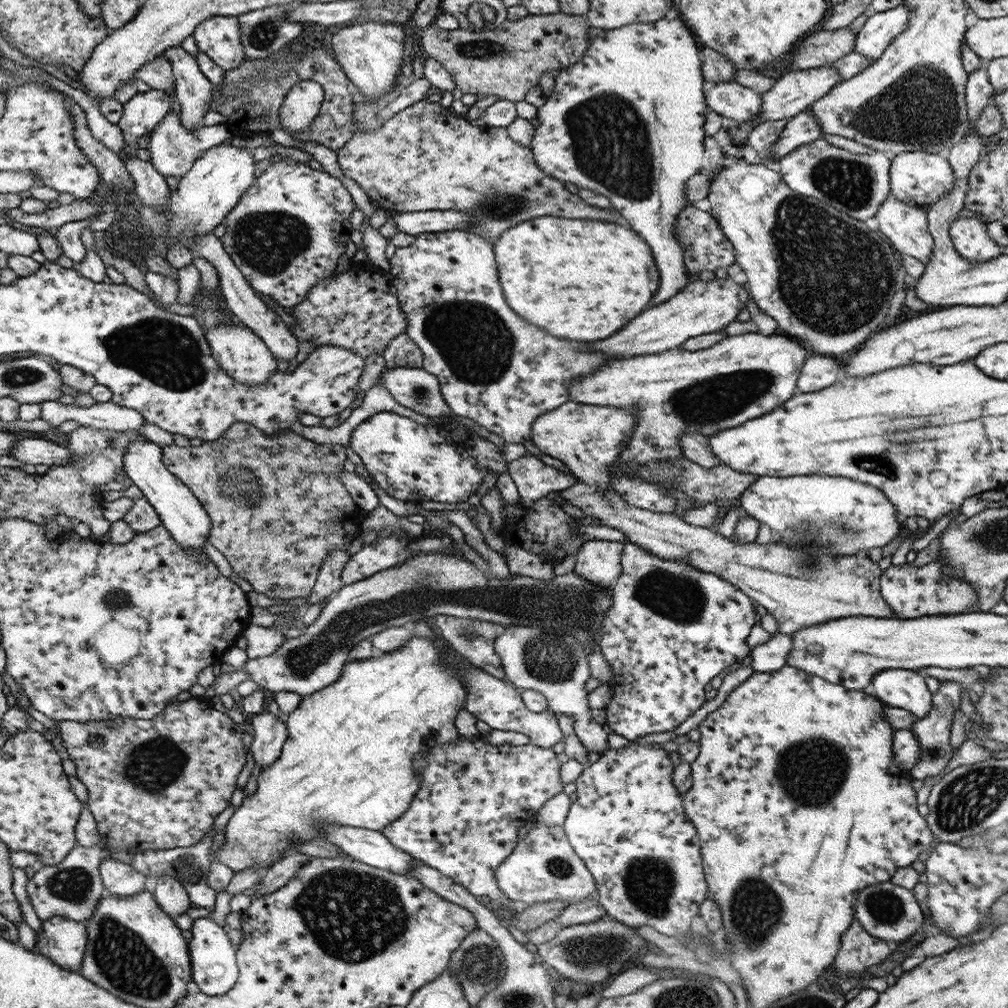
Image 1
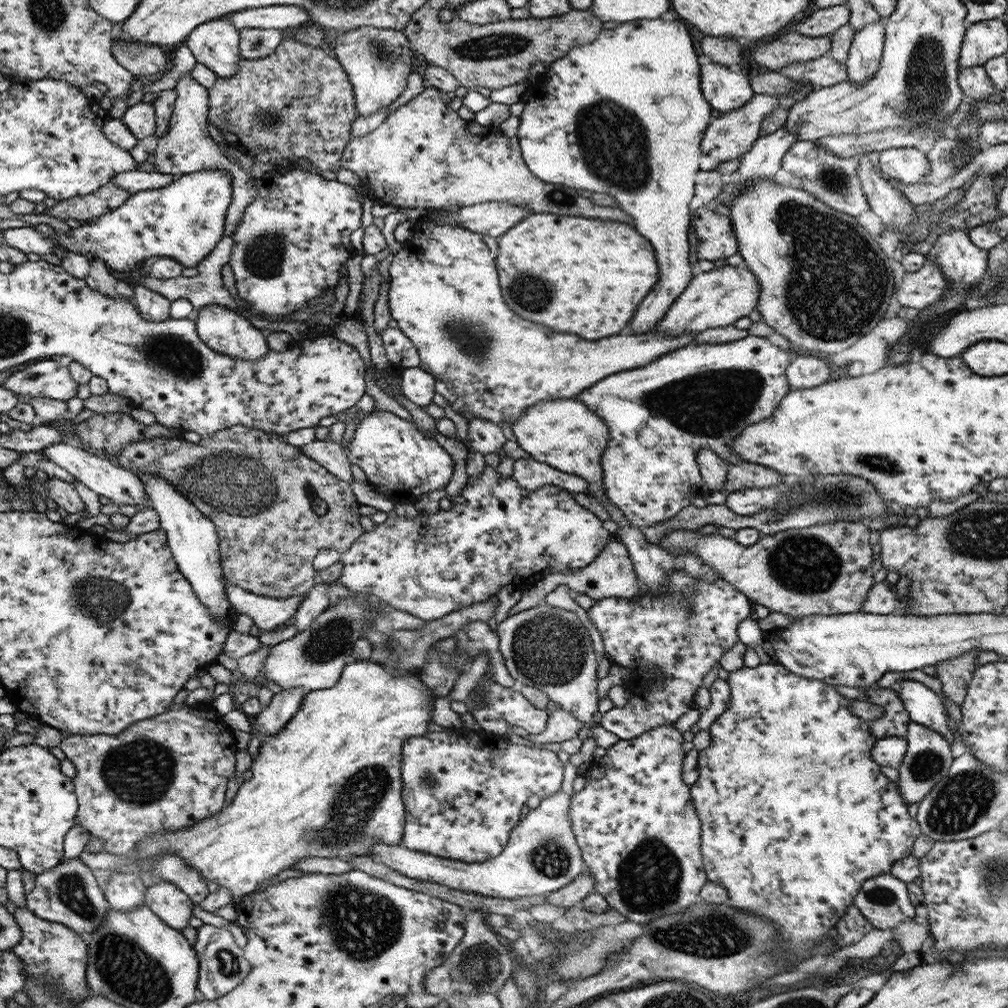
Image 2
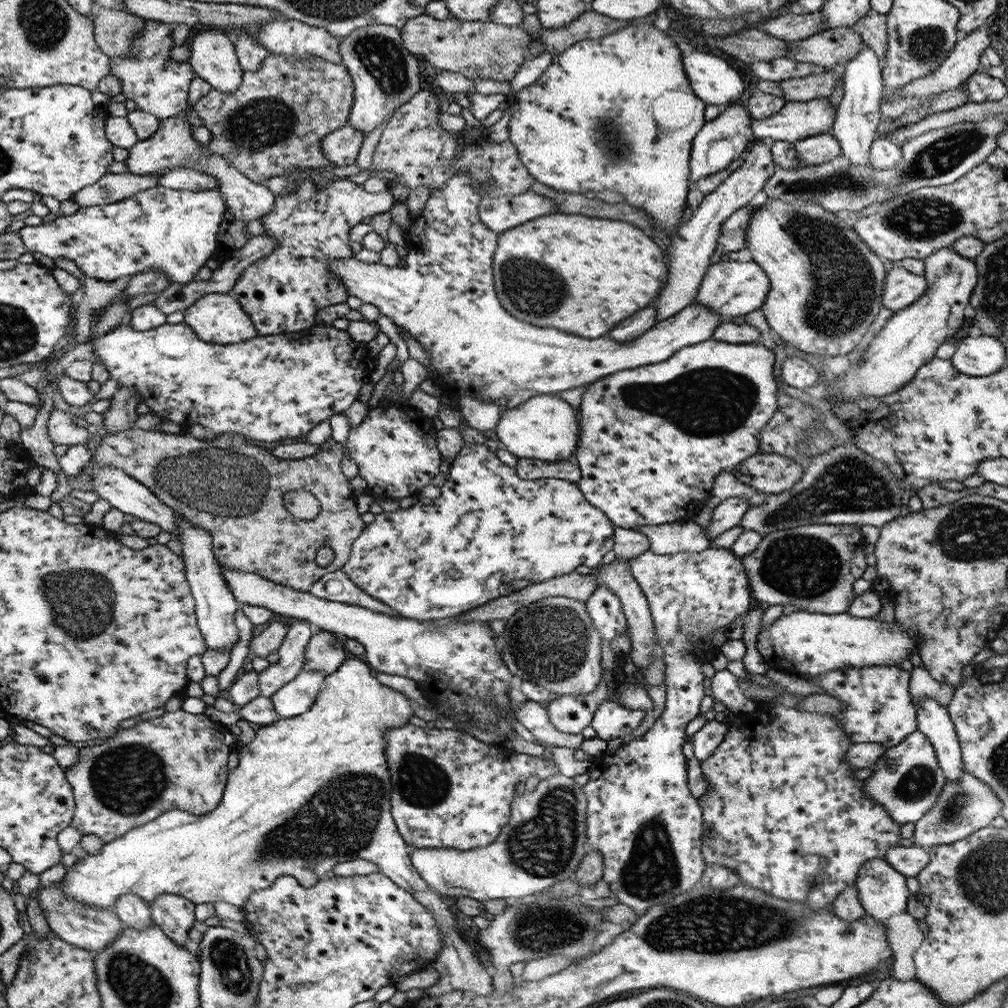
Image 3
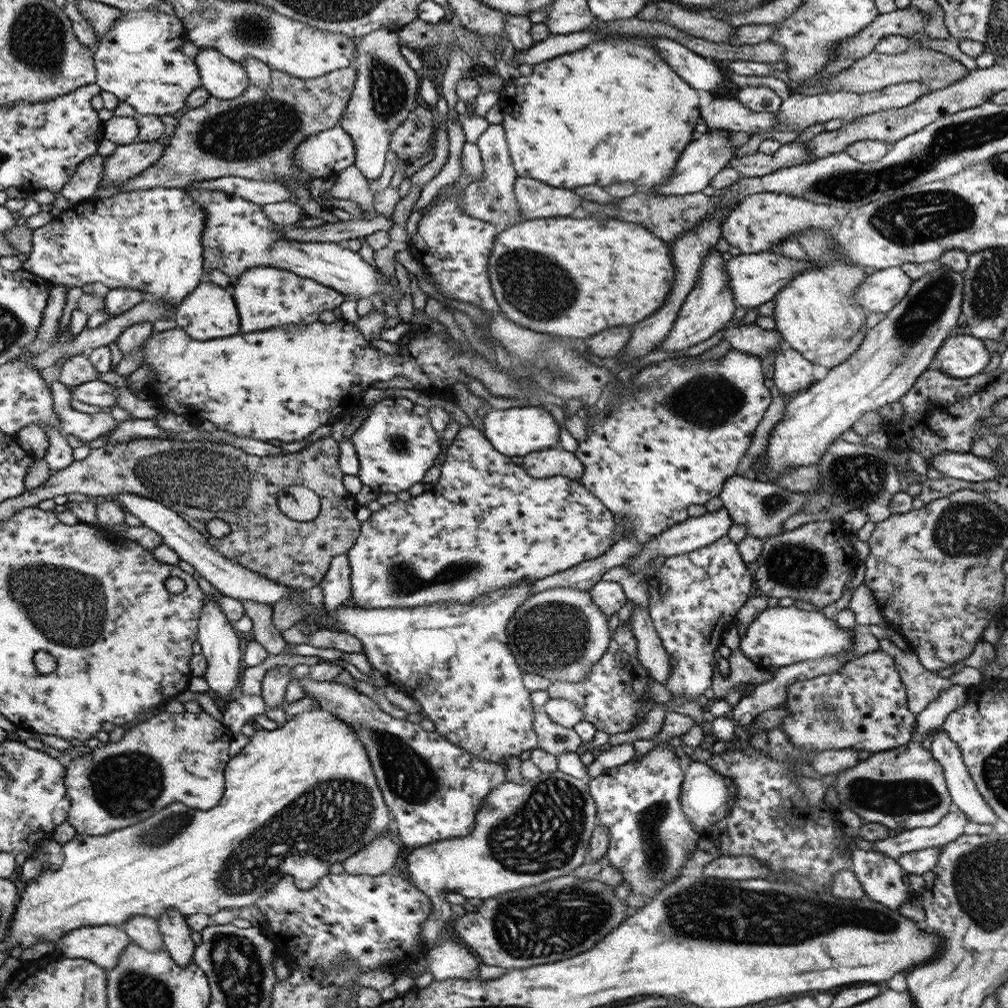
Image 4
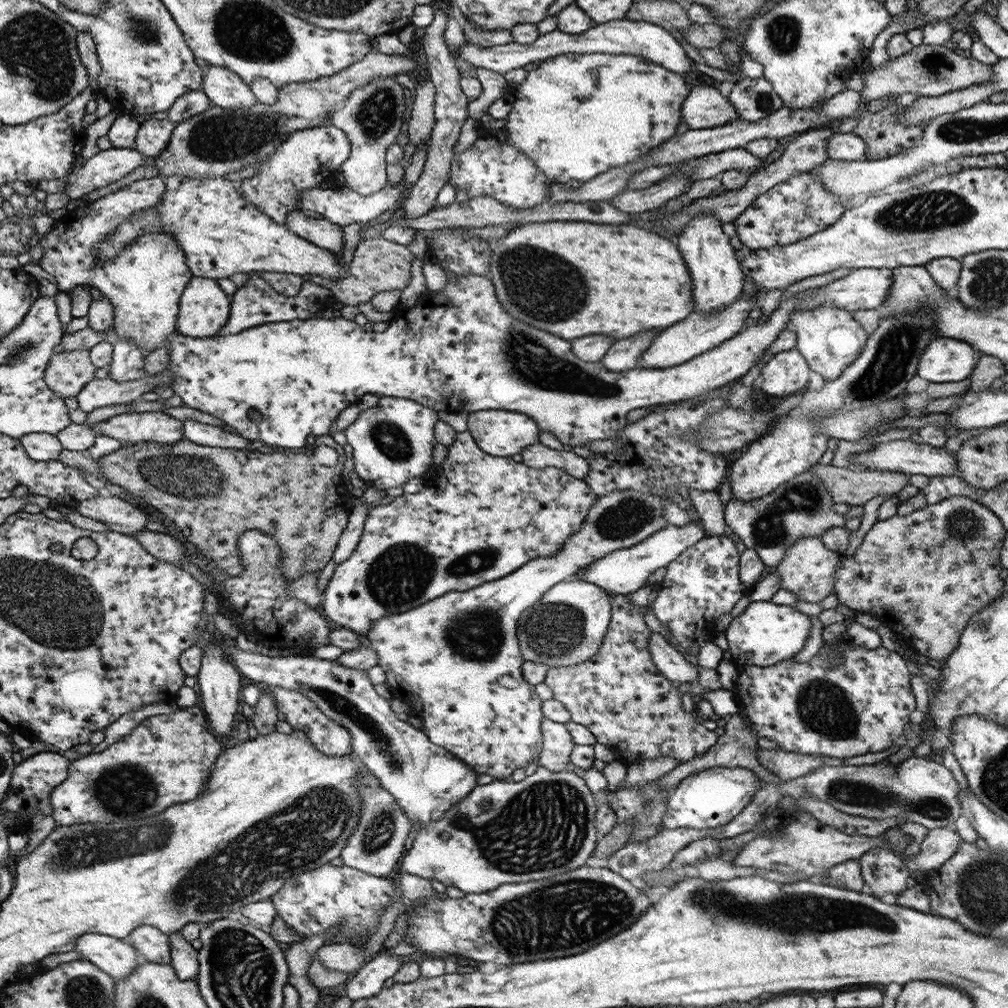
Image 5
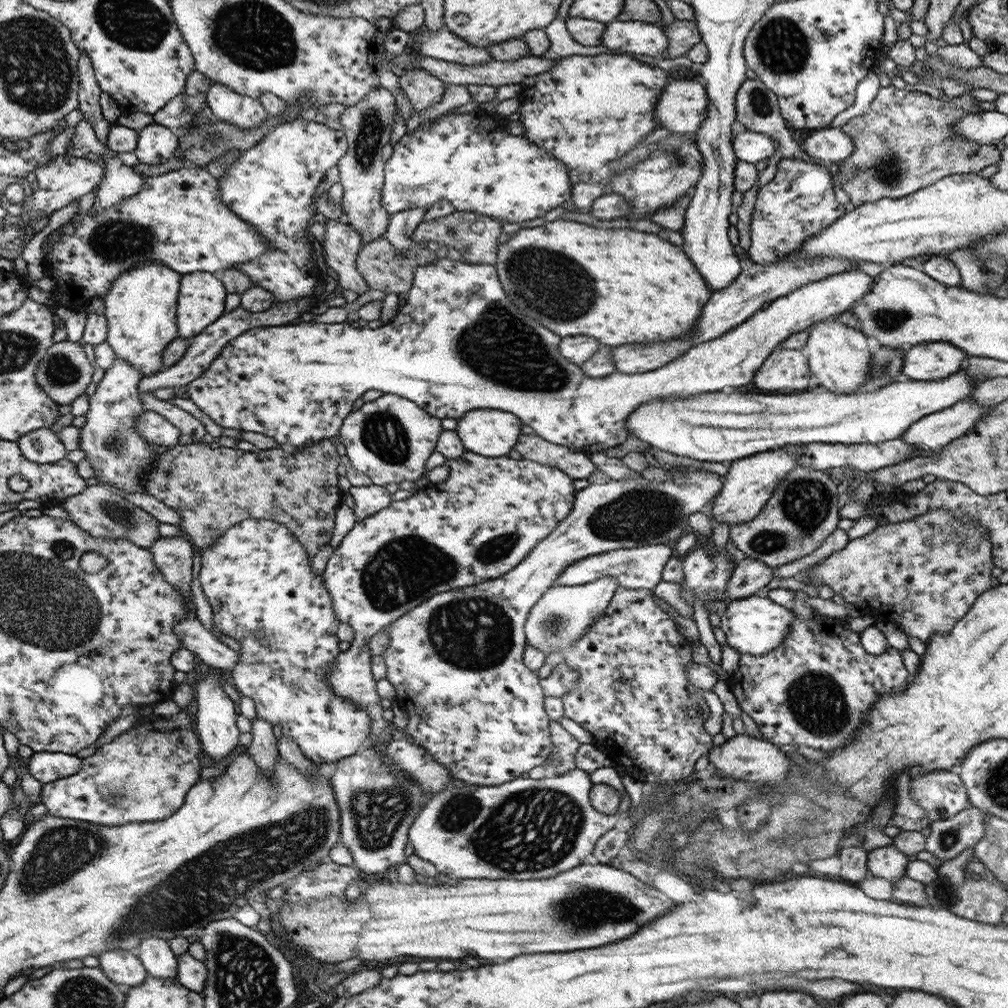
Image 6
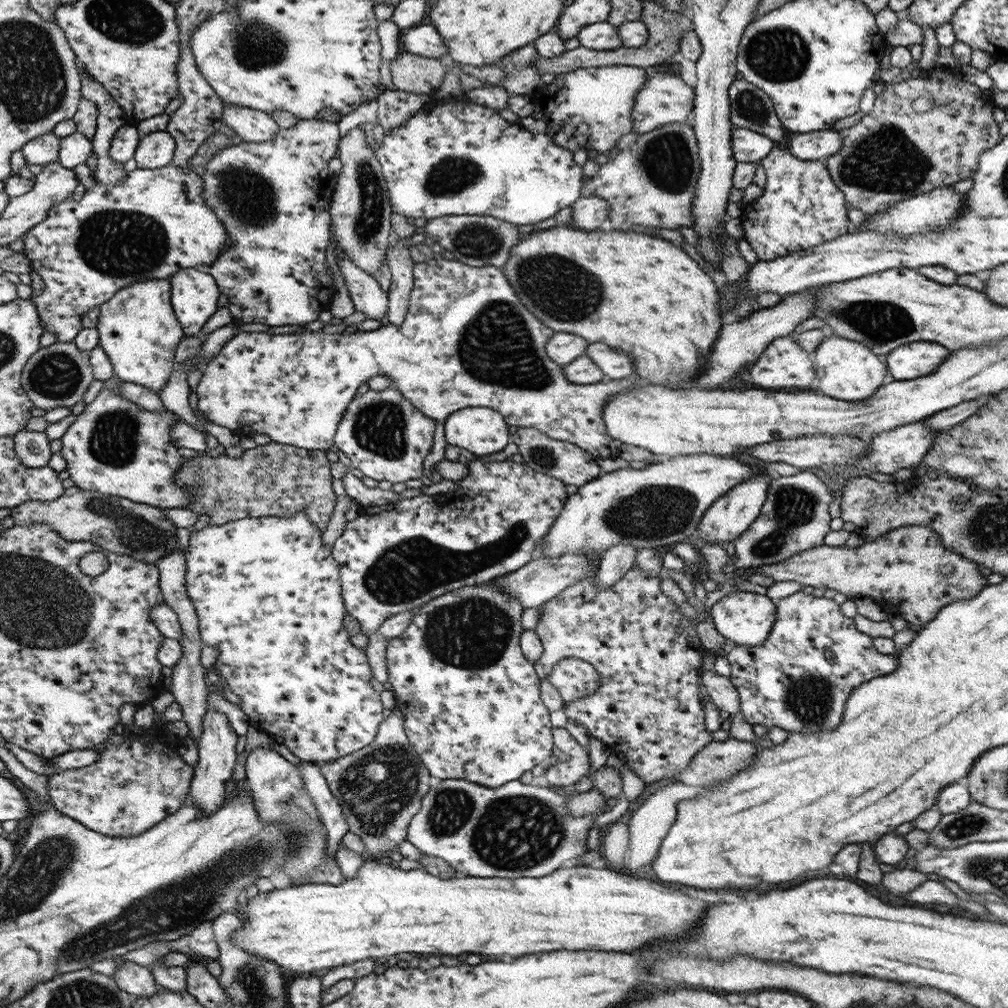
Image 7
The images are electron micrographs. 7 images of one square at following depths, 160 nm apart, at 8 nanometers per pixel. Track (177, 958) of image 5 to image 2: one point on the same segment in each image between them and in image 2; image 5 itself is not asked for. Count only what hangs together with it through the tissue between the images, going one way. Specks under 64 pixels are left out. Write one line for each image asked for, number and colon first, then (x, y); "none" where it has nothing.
2: (173, 906)
3: (174, 914)
4: (173, 925)

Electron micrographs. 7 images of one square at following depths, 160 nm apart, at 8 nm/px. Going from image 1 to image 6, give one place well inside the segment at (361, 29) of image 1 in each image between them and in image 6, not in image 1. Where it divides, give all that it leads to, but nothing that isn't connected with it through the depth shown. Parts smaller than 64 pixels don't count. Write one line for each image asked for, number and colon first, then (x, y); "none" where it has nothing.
2: (376, 60)
3: (385, 74)
4: (385, 91)
5: (374, 113)
6: (368, 124)

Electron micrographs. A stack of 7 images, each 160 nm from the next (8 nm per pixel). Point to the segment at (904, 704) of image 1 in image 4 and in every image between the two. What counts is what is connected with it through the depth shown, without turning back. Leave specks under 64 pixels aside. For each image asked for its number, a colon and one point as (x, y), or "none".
2: (925, 708)
3: (932, 718)
4: (965, 796)

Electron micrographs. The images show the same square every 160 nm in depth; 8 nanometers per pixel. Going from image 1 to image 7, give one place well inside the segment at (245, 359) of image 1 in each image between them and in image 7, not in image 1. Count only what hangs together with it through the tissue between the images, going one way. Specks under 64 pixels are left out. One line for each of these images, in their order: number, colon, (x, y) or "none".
2: (222, 329)
3: (217, 318)
4: (210, 312)
5: (204, 309)
6: (201, 296)
7: (194, 294)

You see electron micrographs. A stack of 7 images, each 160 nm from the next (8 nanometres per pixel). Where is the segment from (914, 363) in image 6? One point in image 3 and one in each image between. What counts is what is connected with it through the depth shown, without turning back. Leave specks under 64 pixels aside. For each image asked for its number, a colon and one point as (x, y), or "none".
3: (984, 355)
4: (962, 356)
5: (945, 360)

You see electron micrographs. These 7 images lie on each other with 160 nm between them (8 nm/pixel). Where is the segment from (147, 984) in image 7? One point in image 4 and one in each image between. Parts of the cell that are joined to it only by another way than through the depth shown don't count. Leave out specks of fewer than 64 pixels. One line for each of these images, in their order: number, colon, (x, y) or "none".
4: (102, 944)
5: (119, 958)
6: (126, 970)

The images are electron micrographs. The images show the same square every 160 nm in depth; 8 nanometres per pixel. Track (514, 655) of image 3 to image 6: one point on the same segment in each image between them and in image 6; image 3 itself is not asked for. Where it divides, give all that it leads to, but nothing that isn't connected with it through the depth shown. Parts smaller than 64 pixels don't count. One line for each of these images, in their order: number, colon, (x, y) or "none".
4: (561, 633)
5: (567, 626)
6: (563, 615)

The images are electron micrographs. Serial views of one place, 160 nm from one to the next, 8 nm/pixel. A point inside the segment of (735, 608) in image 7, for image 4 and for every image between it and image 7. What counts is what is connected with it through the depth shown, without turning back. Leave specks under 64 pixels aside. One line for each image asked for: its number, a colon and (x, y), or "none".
4: (779, 636)
5: (765, 633)
6: (755, 625)

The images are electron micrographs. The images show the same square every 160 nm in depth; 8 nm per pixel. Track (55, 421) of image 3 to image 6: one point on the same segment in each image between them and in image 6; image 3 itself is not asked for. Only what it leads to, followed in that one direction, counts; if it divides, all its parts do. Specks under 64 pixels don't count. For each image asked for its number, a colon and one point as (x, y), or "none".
4: (87, 427)
5: (130, 428)
6: (154, 428)

